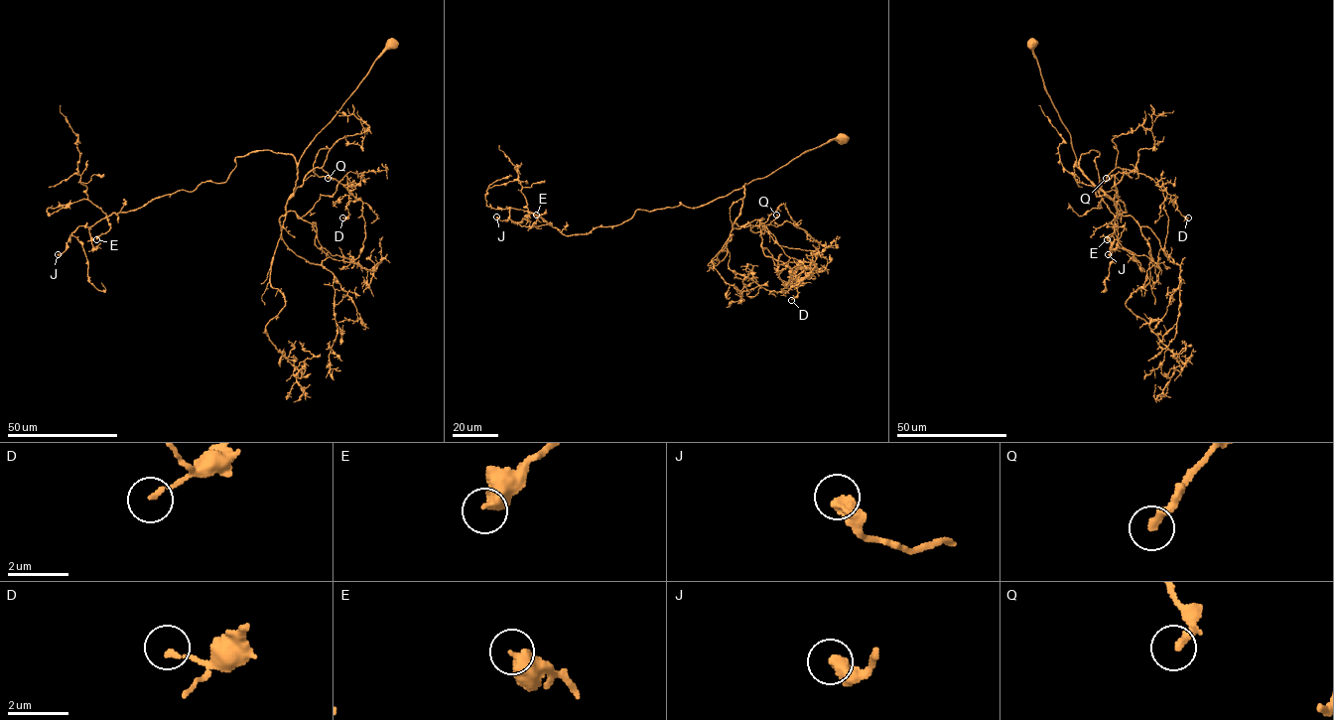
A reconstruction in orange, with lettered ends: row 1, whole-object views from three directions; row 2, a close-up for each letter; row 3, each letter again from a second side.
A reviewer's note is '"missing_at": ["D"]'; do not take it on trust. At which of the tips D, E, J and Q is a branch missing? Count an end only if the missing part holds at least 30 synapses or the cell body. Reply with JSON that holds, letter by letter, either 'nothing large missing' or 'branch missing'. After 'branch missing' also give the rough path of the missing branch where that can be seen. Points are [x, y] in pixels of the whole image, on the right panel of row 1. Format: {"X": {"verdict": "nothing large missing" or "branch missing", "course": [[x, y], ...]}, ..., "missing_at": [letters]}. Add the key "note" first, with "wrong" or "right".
{"note": "wrong", "D": {"verdict": "nothing large missing"}, "E": {"verdict": "nothing large missing"}, "J": {"verdict": "nothing large missing"}, "Q": {"verdict": "nothing large missing"}, "missing_at": []}

